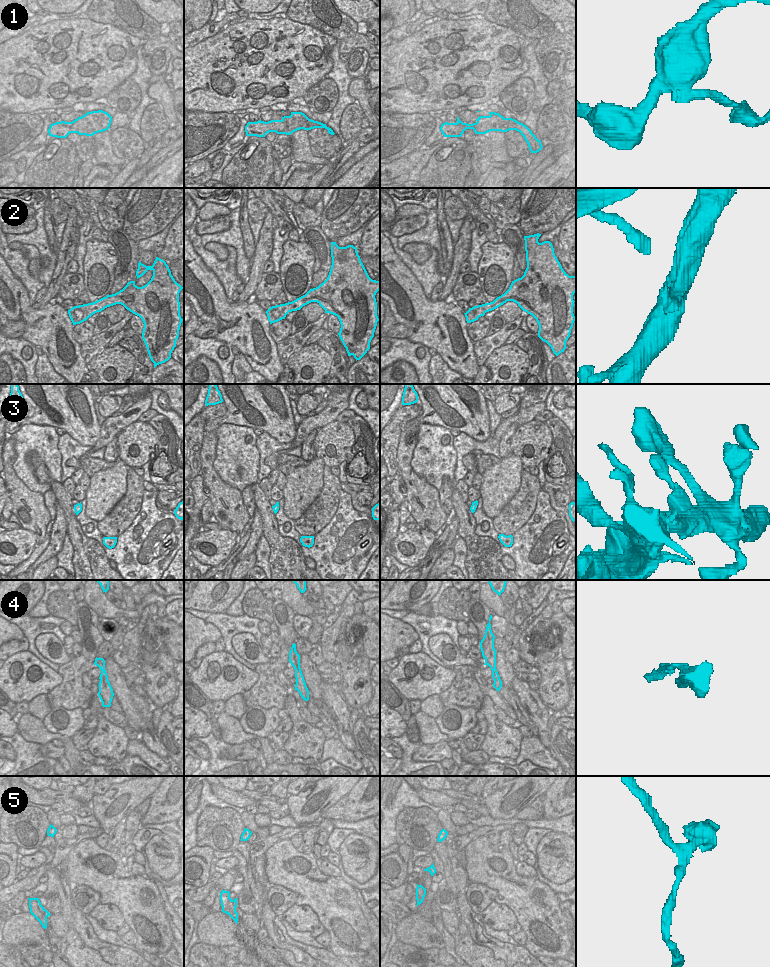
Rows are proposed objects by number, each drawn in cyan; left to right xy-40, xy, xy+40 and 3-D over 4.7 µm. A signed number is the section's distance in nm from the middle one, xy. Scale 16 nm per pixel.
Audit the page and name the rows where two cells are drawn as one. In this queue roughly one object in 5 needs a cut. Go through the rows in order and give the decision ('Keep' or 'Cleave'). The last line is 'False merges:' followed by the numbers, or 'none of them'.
1: Cleave
2: Keep
3: Keep
4: Keep
5: Keep
False merges: 1.

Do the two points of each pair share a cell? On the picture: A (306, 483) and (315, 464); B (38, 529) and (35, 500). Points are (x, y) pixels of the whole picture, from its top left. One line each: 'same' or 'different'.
A: same
B: same

